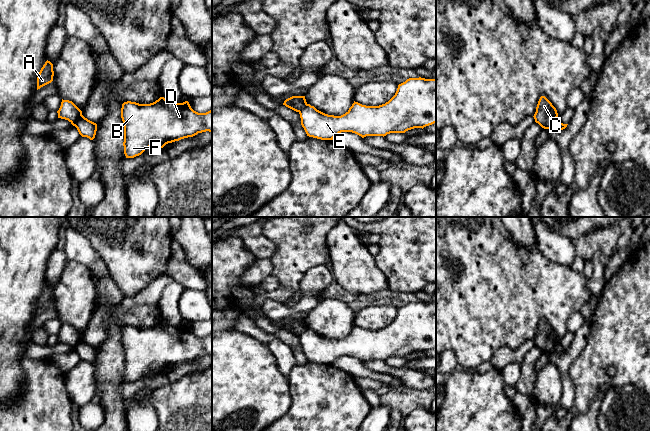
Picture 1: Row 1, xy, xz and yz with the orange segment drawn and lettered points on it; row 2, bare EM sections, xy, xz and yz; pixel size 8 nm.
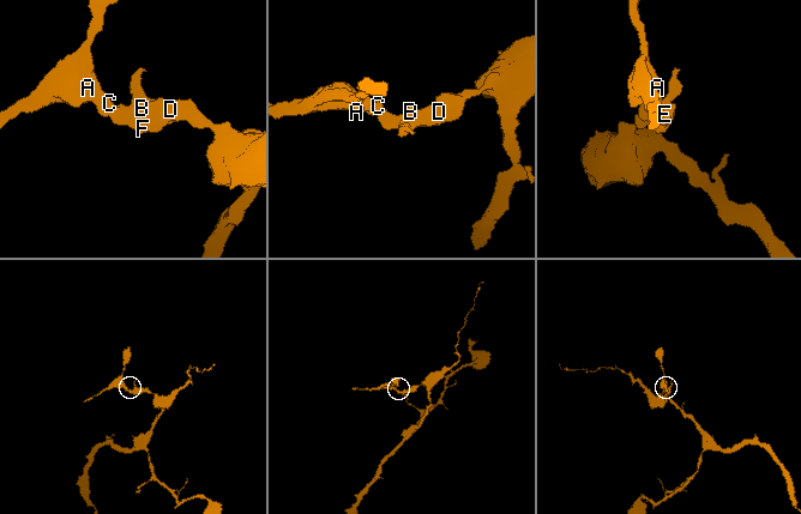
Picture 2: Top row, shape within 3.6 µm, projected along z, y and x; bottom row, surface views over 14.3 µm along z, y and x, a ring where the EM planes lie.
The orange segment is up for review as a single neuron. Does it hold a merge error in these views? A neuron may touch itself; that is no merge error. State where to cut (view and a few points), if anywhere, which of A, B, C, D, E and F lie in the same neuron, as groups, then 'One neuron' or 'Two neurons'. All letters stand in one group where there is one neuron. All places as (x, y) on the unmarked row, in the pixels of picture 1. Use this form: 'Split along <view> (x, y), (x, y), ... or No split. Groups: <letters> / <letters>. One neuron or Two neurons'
Split along xy (82, 339), (75, 350). Groups: A C / B D E F. Two neurons

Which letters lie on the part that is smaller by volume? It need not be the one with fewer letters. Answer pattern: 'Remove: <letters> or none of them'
Remove: A, C

